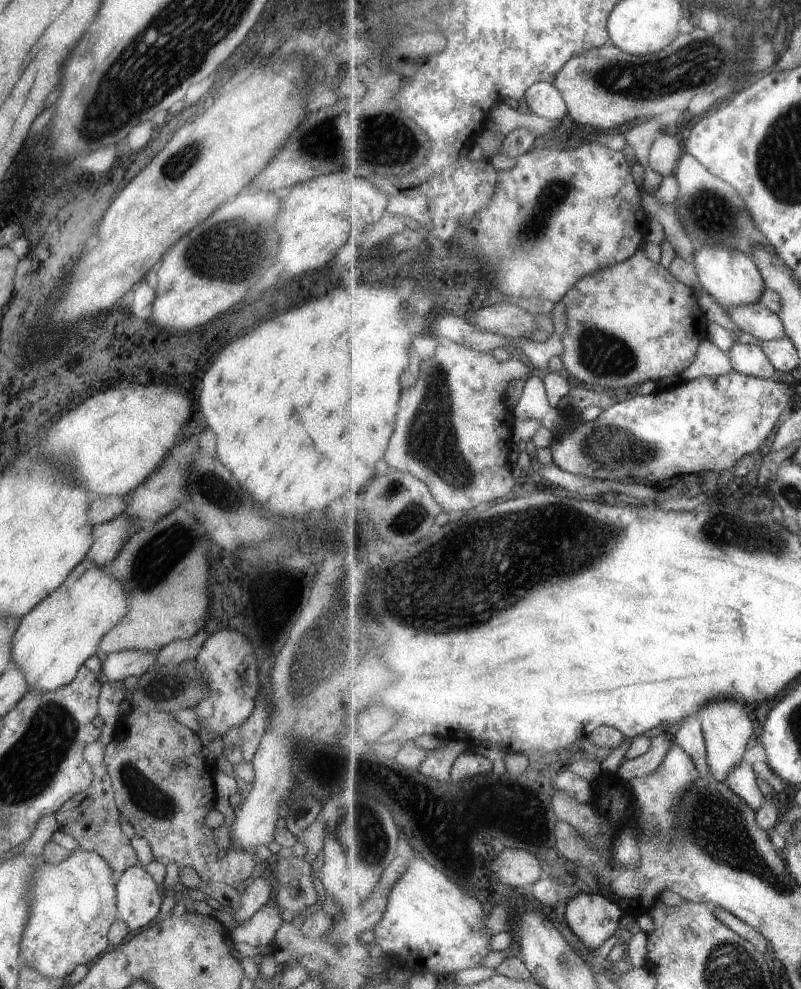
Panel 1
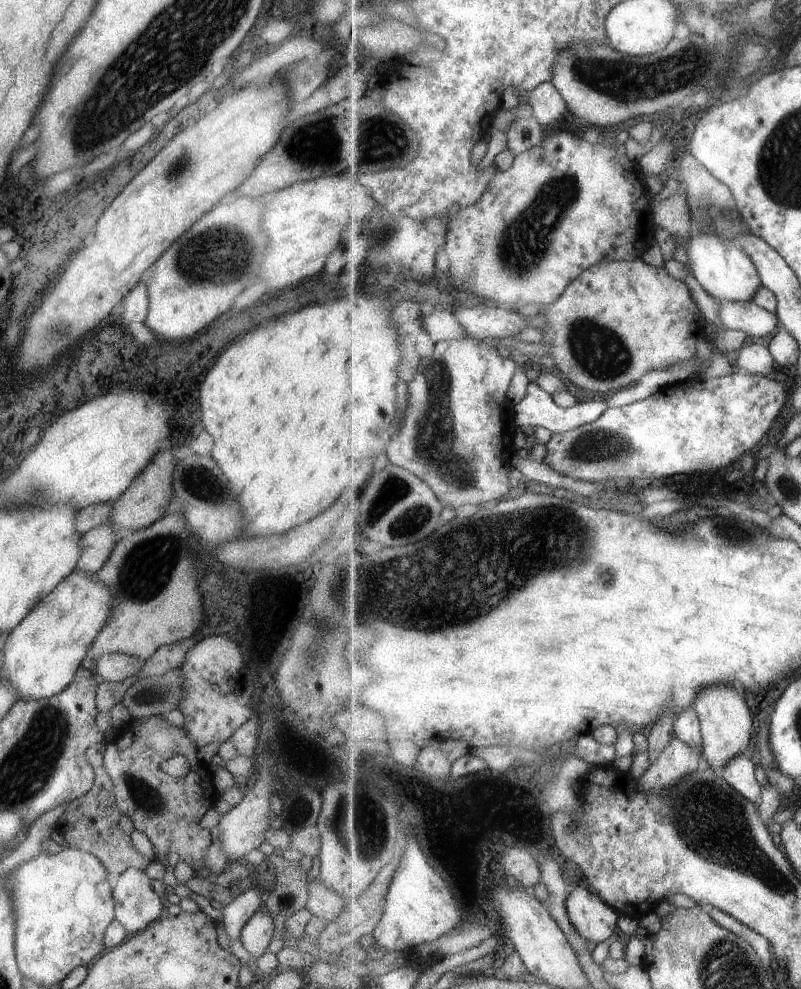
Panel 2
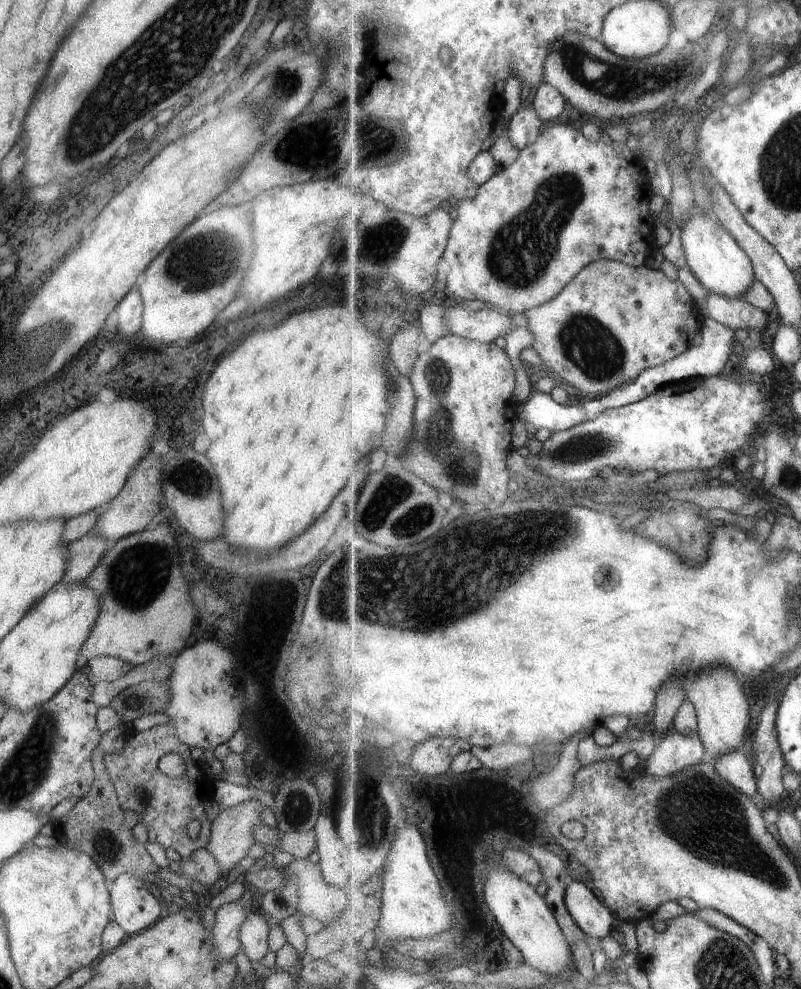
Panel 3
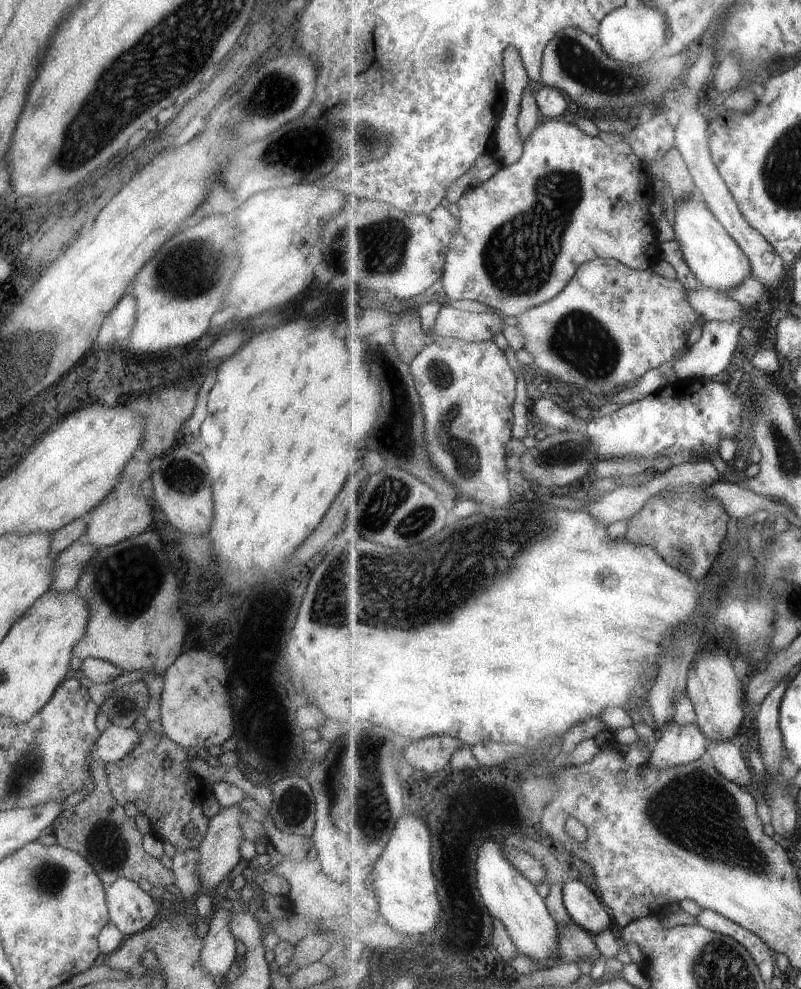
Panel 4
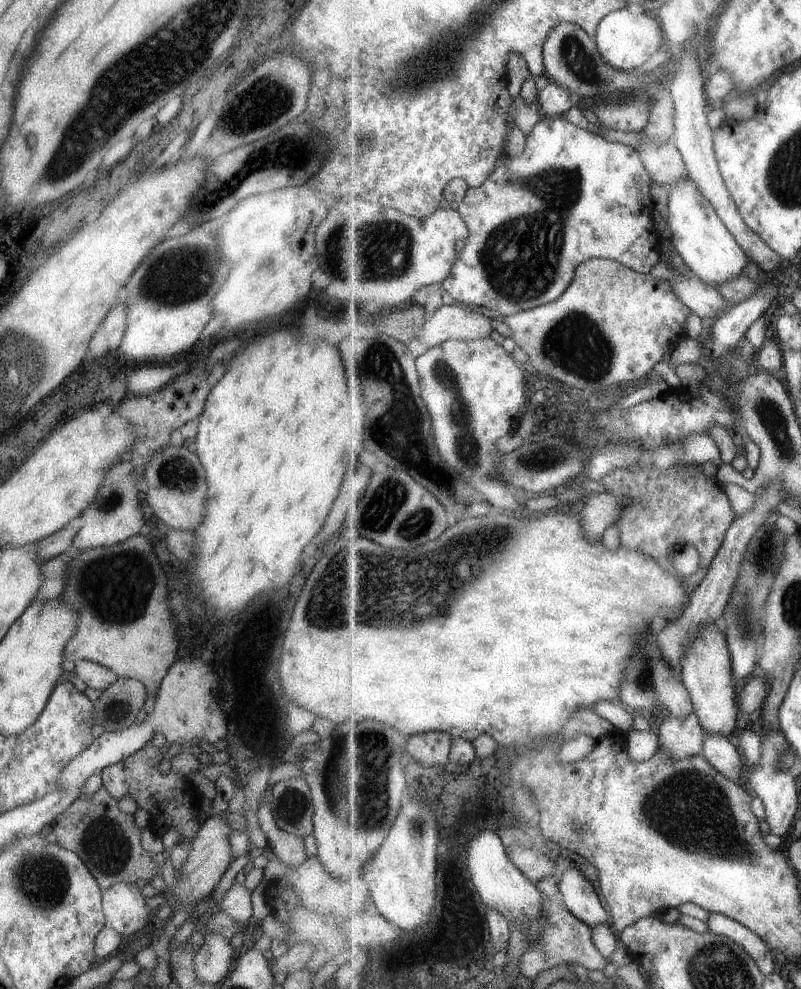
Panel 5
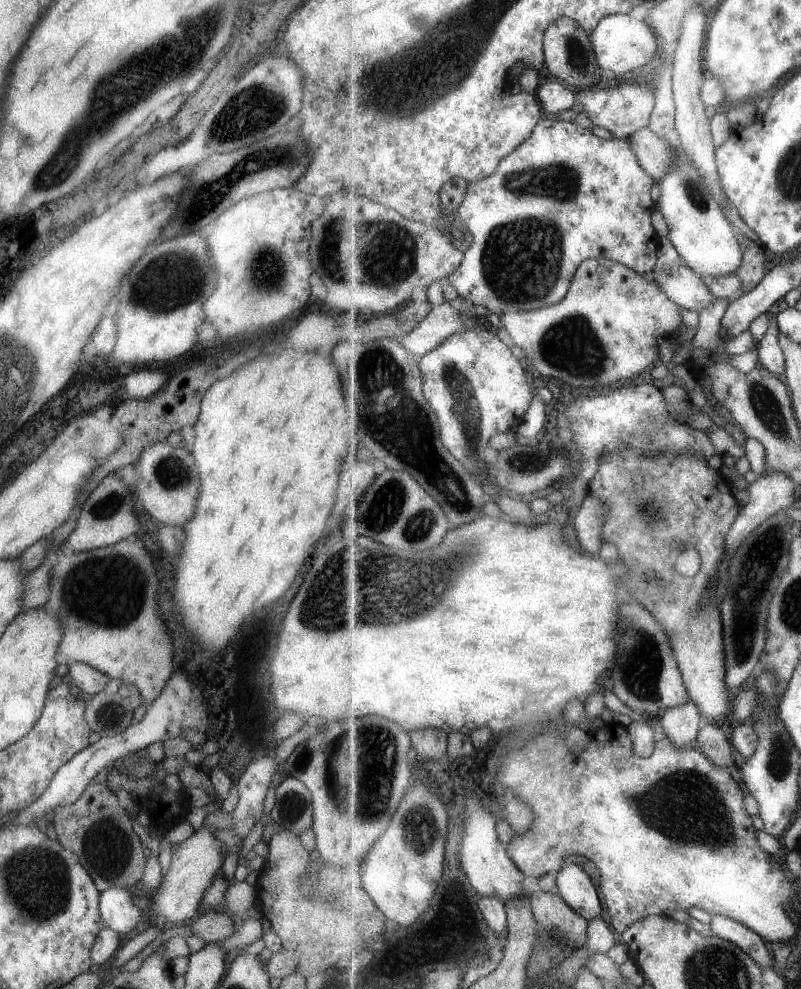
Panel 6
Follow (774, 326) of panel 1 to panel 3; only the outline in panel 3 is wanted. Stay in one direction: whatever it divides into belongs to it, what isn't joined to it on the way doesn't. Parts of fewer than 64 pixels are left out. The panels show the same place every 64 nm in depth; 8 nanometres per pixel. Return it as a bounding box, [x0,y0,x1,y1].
[697,291,769,333]

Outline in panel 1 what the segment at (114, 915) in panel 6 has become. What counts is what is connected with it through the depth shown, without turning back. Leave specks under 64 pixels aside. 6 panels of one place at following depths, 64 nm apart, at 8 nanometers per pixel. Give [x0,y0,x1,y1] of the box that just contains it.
[116,865,163,934]

